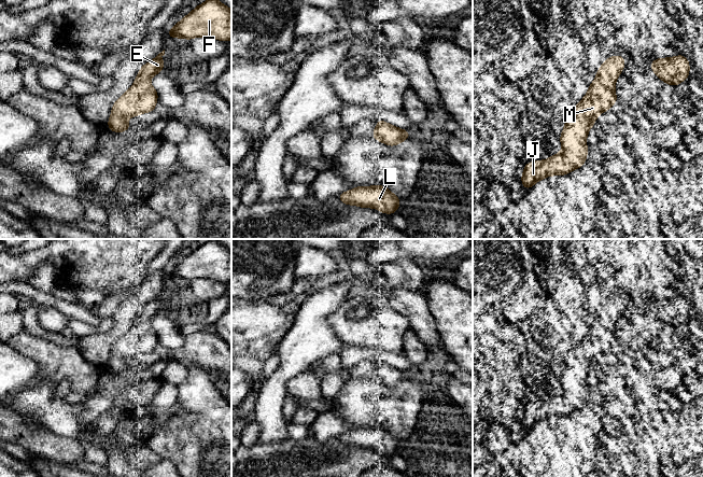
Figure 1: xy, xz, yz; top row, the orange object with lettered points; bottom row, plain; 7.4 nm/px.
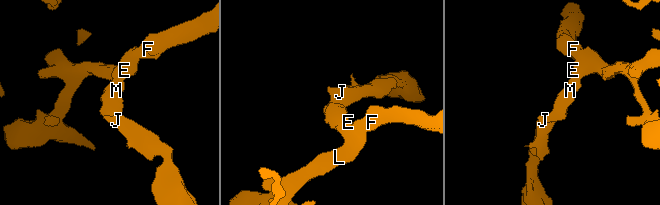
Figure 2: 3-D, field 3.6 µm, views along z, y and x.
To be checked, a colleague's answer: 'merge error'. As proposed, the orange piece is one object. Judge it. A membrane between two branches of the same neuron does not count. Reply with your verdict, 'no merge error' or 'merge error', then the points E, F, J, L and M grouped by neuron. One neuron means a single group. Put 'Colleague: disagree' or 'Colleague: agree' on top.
Colleague: disagree
no merge error; groups E F J L M

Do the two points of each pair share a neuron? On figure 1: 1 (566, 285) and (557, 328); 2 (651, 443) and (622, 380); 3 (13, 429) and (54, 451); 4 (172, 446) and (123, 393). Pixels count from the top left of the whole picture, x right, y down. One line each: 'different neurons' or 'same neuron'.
1: same neuron
2: same neuron
3: same neuron
4: different neurons

